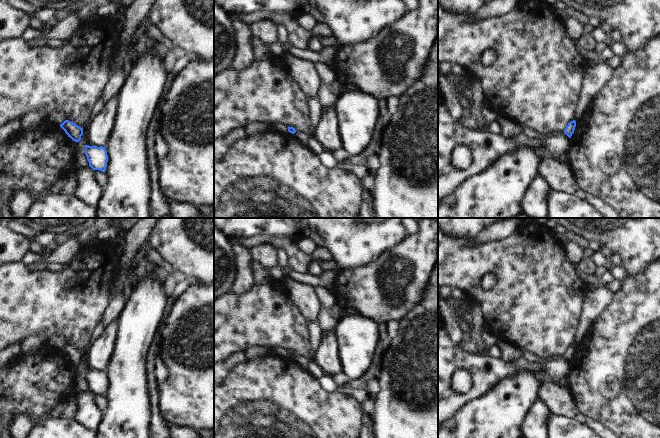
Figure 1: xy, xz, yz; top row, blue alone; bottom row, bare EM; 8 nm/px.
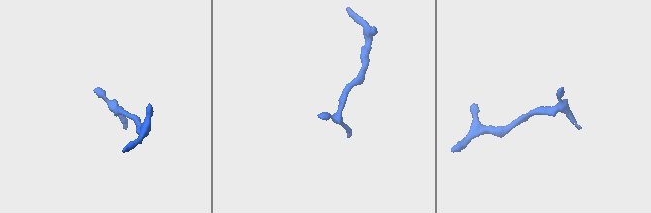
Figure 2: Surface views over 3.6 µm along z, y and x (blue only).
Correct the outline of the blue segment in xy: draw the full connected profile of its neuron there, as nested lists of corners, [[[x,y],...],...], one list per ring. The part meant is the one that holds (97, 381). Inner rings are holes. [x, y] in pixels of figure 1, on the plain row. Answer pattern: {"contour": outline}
{"contour": [[[85,369],[85,379],[89,386],[89,390],[93,394],[105,396],[108,386],[108,379],[105,371],[96,371]]]}

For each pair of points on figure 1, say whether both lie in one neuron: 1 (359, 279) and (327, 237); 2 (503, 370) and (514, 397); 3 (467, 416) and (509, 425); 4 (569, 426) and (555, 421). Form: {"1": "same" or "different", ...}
{"1": "different", "2": "different", "3": "same", "4": "same"}

